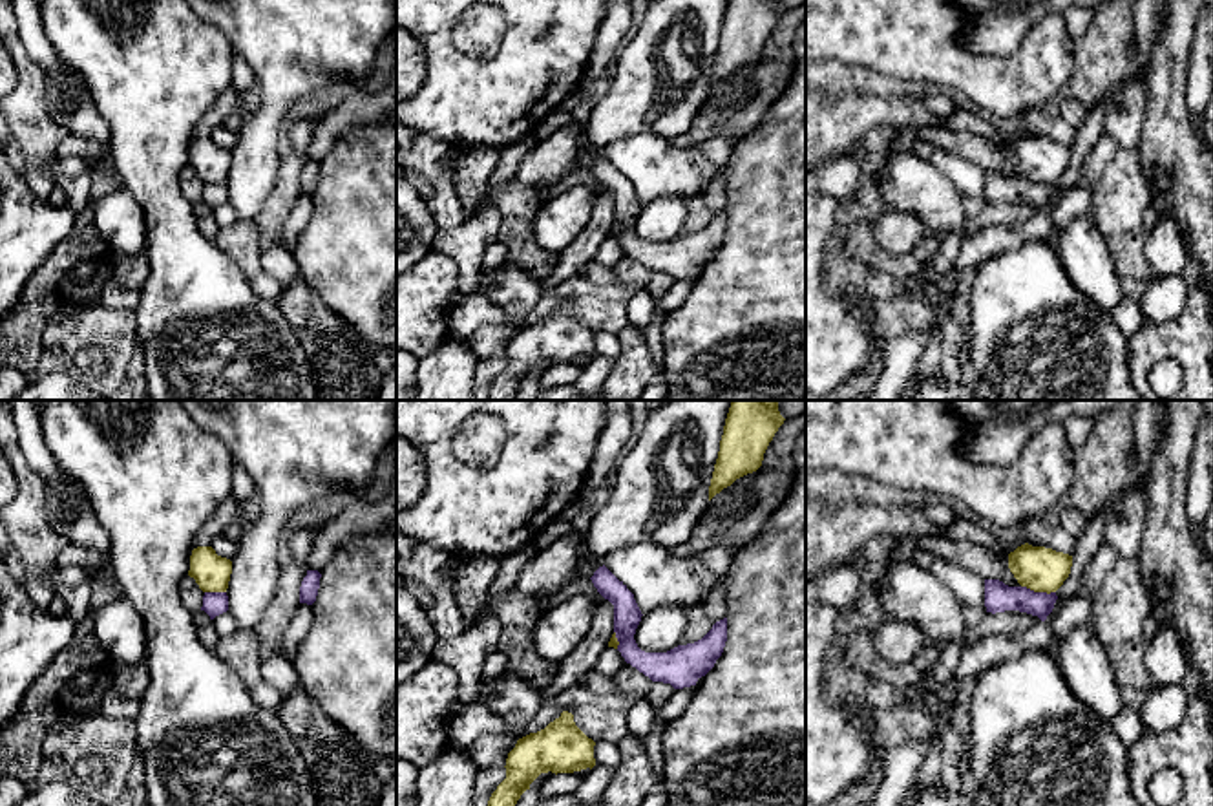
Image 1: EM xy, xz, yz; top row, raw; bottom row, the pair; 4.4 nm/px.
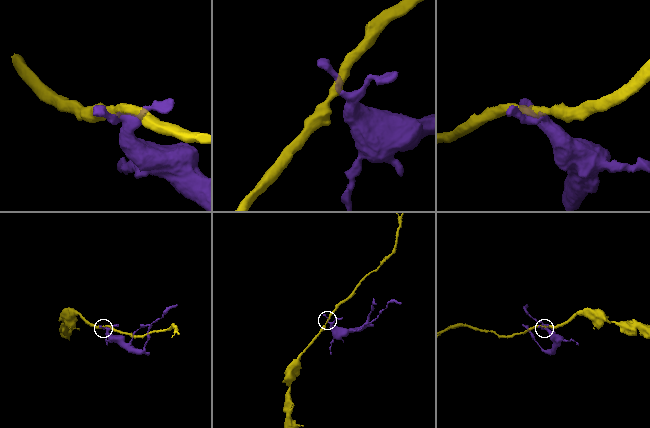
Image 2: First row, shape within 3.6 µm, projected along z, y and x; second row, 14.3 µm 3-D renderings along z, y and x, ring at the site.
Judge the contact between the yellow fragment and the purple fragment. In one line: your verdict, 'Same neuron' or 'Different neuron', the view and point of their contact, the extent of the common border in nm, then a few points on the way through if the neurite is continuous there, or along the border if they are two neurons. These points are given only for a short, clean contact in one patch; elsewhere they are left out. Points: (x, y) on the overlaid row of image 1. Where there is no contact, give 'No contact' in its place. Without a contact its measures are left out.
Different neuron. Touches yellow at yz (1038, 591). Shared border 160 nm. Boundary: yz (1022, 585), (1033, 591), (1054, 593)

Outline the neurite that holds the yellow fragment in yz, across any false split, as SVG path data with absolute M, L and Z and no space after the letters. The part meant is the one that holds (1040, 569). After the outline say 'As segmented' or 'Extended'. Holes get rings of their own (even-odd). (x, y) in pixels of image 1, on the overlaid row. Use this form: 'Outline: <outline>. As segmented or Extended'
Outline: M1028 543L1008 554L1008 568L1021 587L1056 592L1069 578L1072 556Z. As segmented

